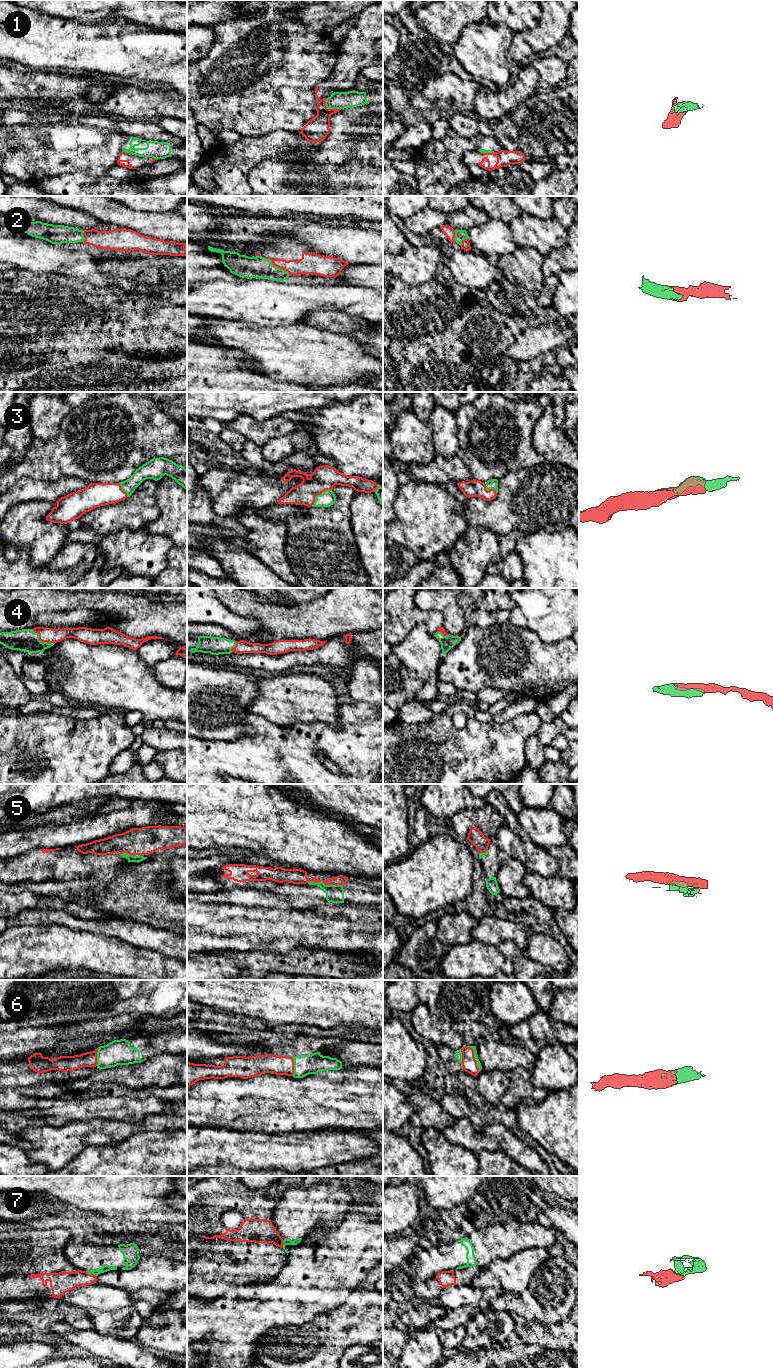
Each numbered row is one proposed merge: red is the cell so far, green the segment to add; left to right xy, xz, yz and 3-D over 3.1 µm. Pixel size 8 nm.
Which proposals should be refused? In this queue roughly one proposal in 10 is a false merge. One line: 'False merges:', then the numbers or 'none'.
False merges: 1, 7

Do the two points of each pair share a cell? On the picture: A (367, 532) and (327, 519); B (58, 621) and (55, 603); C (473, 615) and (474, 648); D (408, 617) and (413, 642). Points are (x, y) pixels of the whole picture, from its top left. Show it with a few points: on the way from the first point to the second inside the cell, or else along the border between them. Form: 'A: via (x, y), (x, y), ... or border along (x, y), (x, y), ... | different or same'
A: border along (349, 504), (350, 525), (358, 550) | different
B: border along (79, 608), (61, 612), (41, 612), (35, 622) | different
C: border along (496, 623), (485, 627), (468, 626) | different
D: border along (433, 634), (423, 623), (417, 623), (394, 645) | different

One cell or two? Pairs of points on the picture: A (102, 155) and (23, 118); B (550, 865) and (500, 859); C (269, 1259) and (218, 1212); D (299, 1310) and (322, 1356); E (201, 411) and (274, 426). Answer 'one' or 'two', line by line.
A: two
B: two
C: one
D: two
E: two

